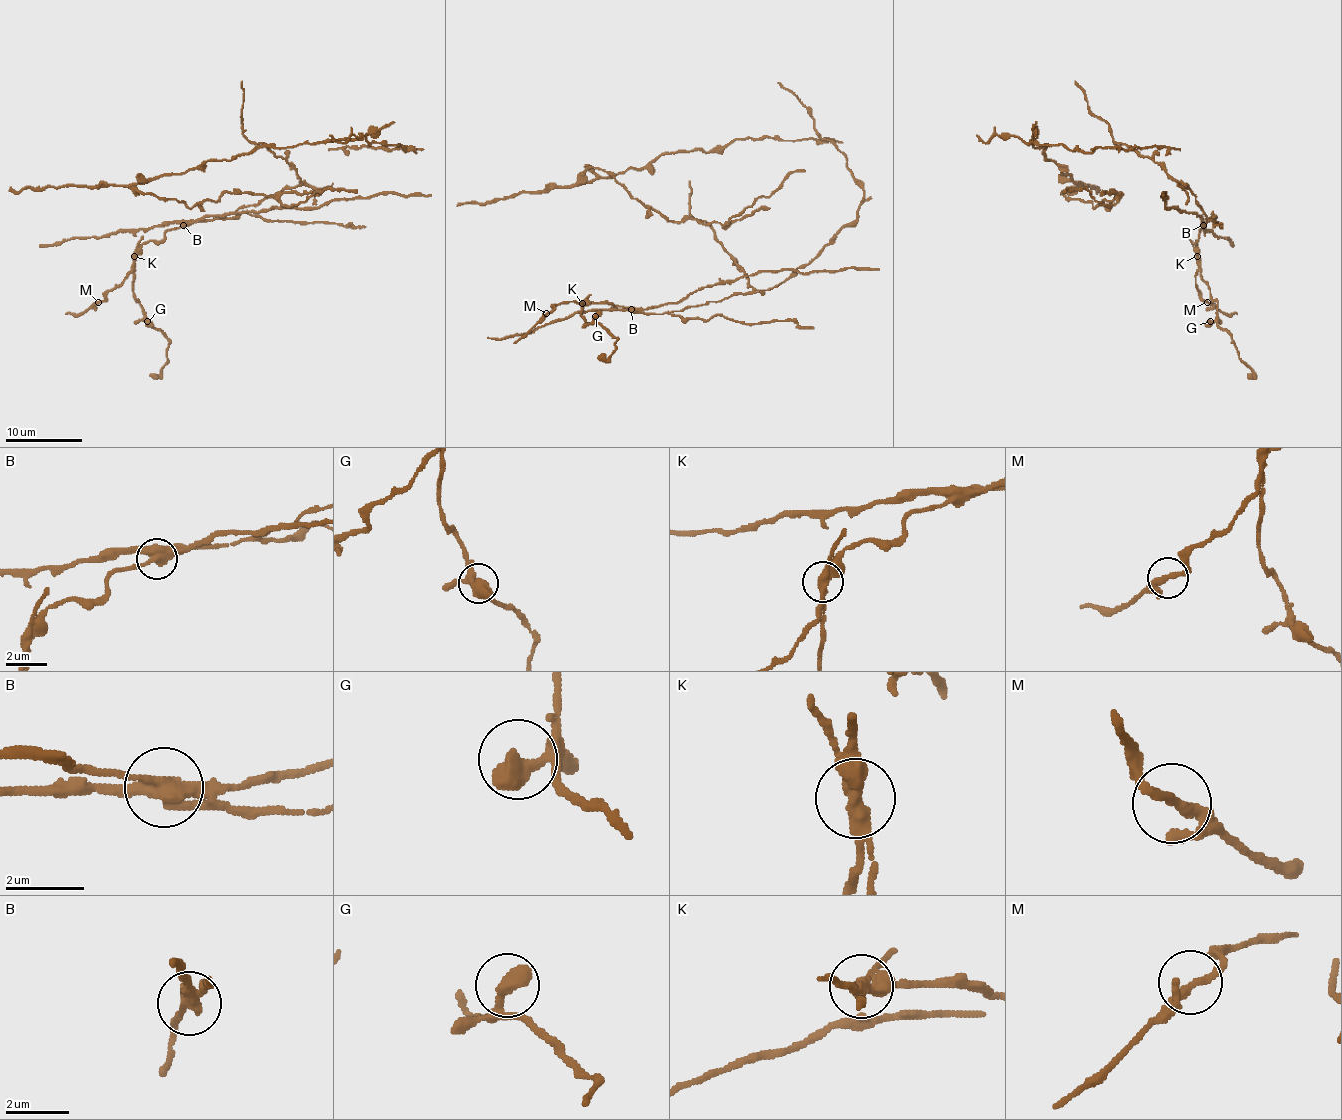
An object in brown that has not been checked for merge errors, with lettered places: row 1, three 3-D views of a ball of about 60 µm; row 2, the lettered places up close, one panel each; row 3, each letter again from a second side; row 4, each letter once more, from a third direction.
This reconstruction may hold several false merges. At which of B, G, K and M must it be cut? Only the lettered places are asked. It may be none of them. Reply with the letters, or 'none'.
B, K

